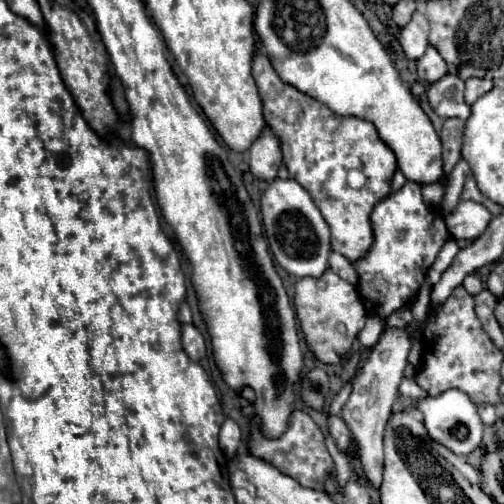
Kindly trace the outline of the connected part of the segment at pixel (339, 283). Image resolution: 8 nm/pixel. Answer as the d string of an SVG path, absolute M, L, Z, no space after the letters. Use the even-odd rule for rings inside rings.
M328 269L320 279L314 279L314 277L298 279L294 307L310 349L322 363L328 363L328 365L338 363L340 357L346 351L350 351L352 341L356 339L358 331L364 327L364 321L366 321L366 311L358 291L354 289L354 285L338 277L332 269Z

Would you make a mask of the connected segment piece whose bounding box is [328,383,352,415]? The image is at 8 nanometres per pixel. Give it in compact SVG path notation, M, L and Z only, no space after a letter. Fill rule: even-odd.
M346 383L346 385L340 389L340 393L338 393L338 395L332 399L332 403L330 403L330 409L328 409L328 413L330 413L330 415L340 415L340 411L342 411L344 403L348 401L350 391L352 391L352 385L350 385L350 383Z

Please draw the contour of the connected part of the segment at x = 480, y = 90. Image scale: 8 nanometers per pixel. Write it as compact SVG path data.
M474 77L474 79L468 79L468 81L466 81L466 93L464 93L466 103L472 105L480 95L488 93L492 87L494 87L494 83L492 83L492 79L488 79L488 77L484 77L484 79L476 79L476 77Z

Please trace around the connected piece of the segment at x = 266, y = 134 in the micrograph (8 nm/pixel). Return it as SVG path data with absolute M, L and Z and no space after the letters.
M266 127L262 135L250 147L250 171L264 181L276 179L276 171L282 165L280 139Z

